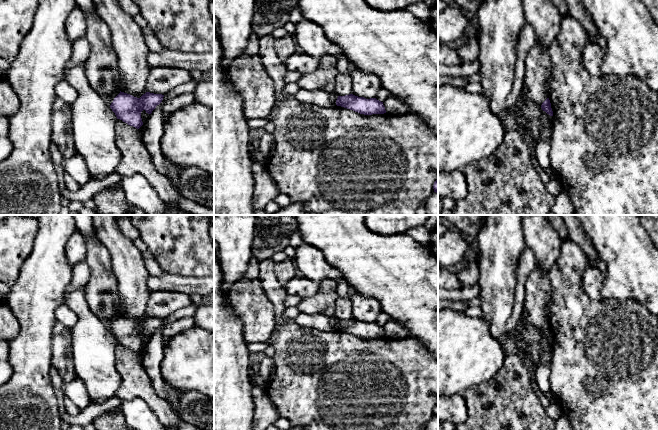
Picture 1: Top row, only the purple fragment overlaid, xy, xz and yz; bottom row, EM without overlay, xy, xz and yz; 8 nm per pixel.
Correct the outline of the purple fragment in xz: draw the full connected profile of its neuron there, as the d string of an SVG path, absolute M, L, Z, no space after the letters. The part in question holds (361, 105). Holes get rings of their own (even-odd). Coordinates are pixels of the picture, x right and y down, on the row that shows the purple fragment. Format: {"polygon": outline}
{"polygon": "M353 94L338 96L336 105L364 115L386 113L383 102L377 100L376 98L366 99Z"}

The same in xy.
{"polygon": "M120 91L120 93L114 98L113 102L111 103L110 108L115 113L117 119L120 119L128 125L139 129L143 125L141 112L145 110L146 113L151 114L156 106L162 102L163 97L164 95L162 94L146 92L140 98L137 98Z"}

